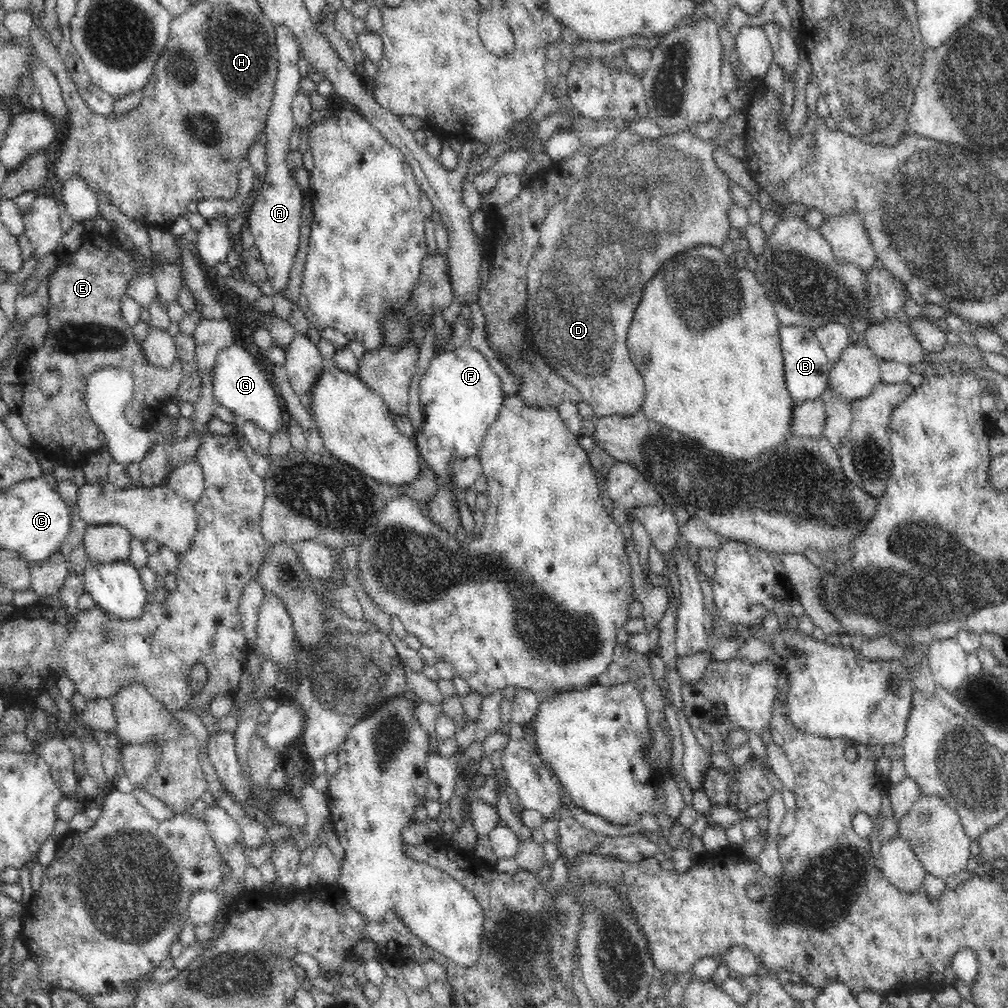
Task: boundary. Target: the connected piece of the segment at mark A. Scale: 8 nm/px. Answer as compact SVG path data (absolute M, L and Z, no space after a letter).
M286 24L275 26L275 37L278 43L278 74L273 94L273 103L267 116L265 132L267 143L265 146L266 171L263 189L258 194L253 209L247 217L247 225L251 228L255 238L256 248L260 251L261 261L267 270L266 280L272 284L278 294L282 294L288 286L292 264L296 252L300 248L300 218L302 214L303 192L295 177L288 169L286 157L290 152L288 138L292 134L294 121L292 117L292 100L299 91L300 75L298 60L300 56L299 39Z

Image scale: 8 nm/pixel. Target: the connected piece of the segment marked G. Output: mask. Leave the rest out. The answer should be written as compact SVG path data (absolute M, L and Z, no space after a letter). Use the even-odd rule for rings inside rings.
M231 344L216 356L212 372L213 400L234 415L239 422L250 422L272 434L282 430L282 408L268 377L254 357L243 347Z

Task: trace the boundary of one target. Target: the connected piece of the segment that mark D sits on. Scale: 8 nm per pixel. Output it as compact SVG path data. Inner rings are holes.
M626 128L620 131L610 144L599 146L592 151L590 162L585 166L585 175L572 185L566 198L550 207L545 221L541 224L540 240L529 260L527 270L528 296L526 296L524 312L517 321L524 322L524 337L530 341L530 345L534 345L534 349L546 359L546 363L550 365L550 369L554 370L554 373L572 383L580 392L581 401L587 402L592 407L596 419L606 417L632 418L638 412L643 412L644 402L646 402L646 397L644 397L646 388L638 367L630 358L627 338L636 307L640 304L649 280L658 272L662 264L672 258L674 254L704 244L721 248L729 238L728 233L731 226L728 214L730 214L730 206L733 204L730 197L730 185L728 185L730 179L716 165L712 157L714 148L714 140L700 139L690 130L665 134L657 139L651 139L640 136L635 130ZM618 208L622 210L620 214L616 214L616 212L592 212L592 210L618 210Z

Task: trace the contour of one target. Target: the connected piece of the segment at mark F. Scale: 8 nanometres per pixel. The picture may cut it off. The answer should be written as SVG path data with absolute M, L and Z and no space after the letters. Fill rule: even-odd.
M465 343L464 346L460 346L452 352L444 350L432 357L428 369L419 380L419 387L420 409L423 416L422 428L415 436L419 457L428 464L428 469L434 471L440 487L442 484L451 484L457 492L459 488L449 474L449 465L456 458L477 457L482 440L488 434L488 430L492 428L492 424L498 420L500 410L506 402L500 376L492 370L490 362L476 348Z

